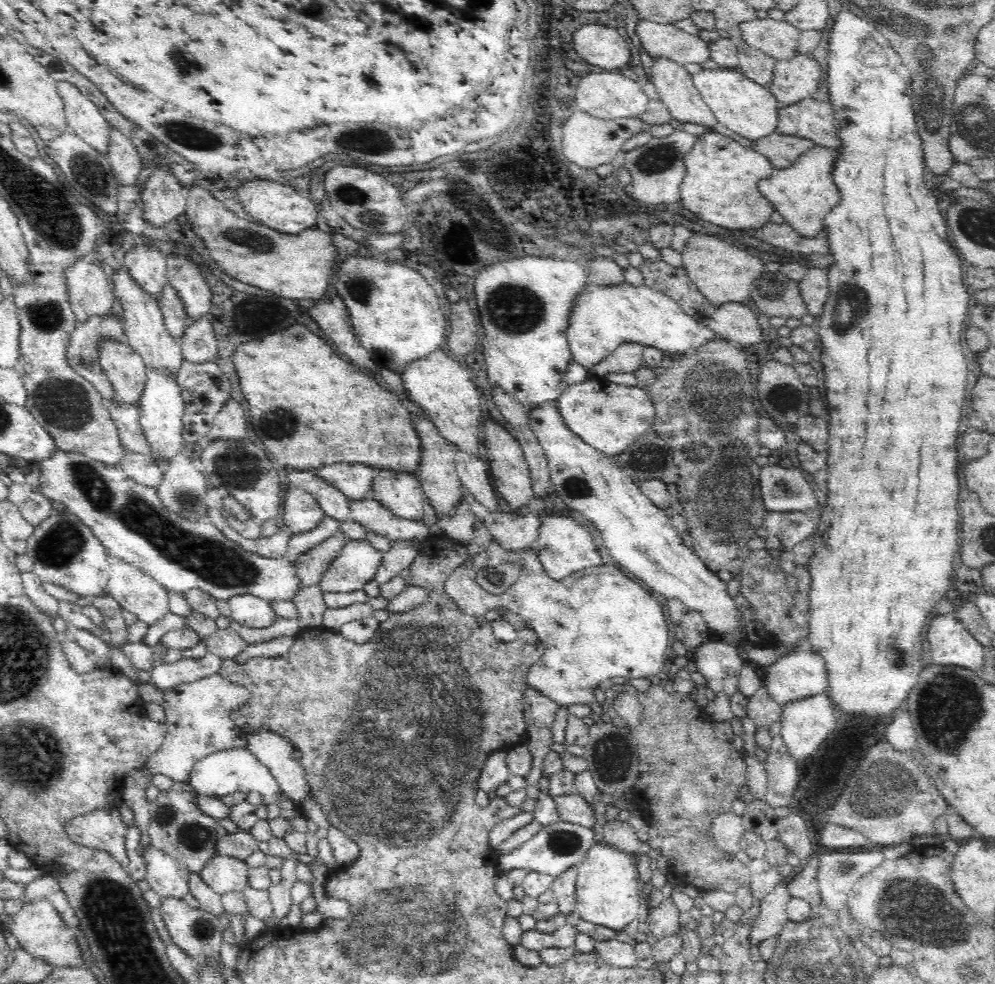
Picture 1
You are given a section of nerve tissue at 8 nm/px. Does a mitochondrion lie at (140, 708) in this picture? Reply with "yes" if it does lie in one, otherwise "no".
no

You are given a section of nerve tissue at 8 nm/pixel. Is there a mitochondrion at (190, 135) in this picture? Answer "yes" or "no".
yes

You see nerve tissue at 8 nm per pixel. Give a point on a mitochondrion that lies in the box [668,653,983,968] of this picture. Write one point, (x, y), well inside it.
(916, 909)

